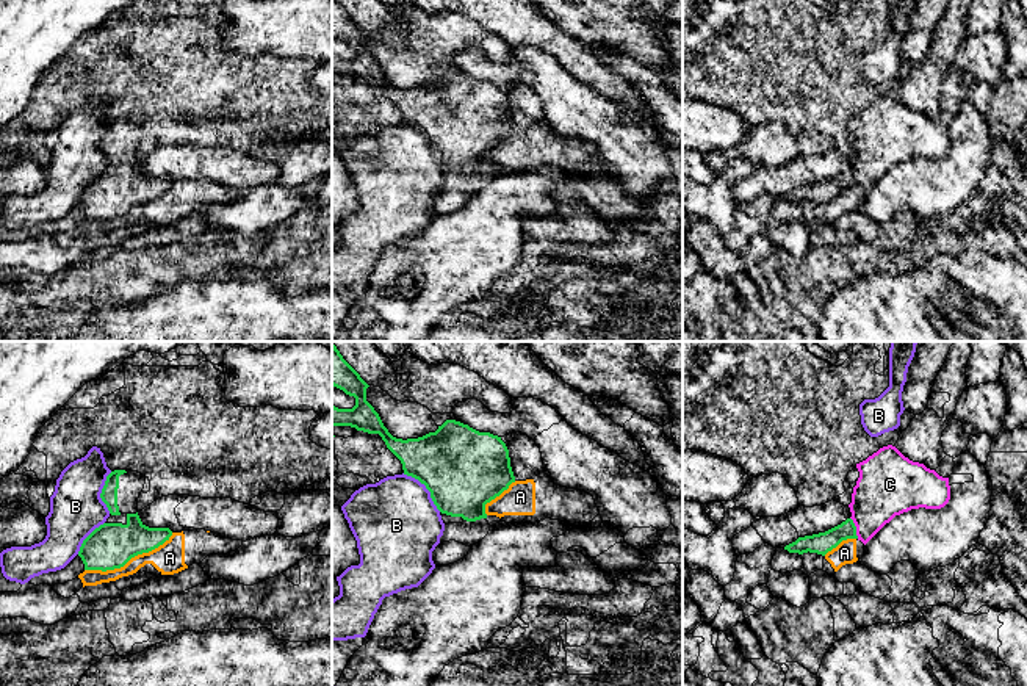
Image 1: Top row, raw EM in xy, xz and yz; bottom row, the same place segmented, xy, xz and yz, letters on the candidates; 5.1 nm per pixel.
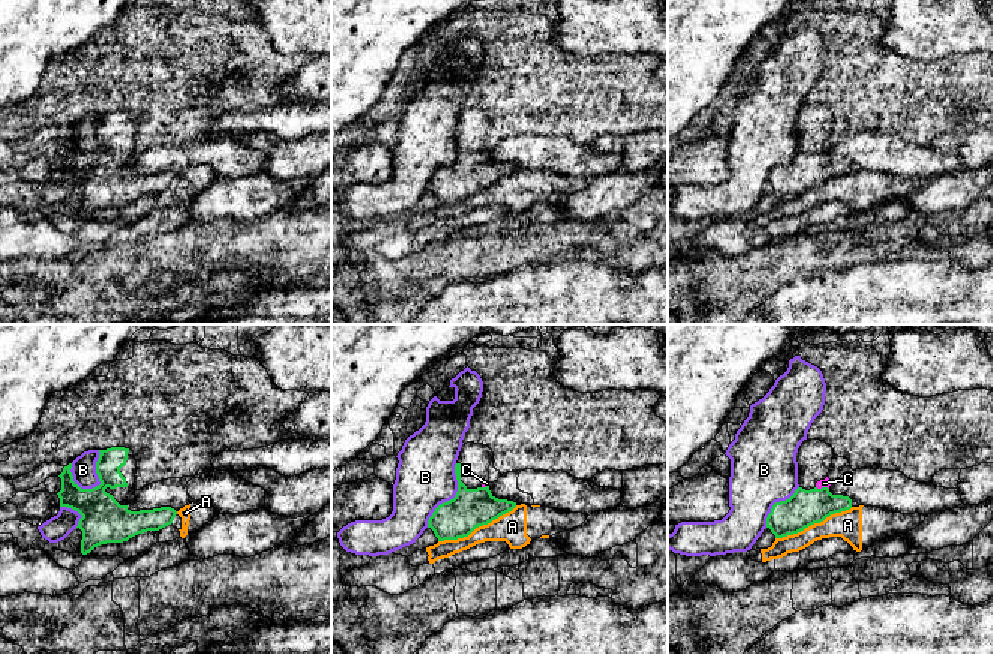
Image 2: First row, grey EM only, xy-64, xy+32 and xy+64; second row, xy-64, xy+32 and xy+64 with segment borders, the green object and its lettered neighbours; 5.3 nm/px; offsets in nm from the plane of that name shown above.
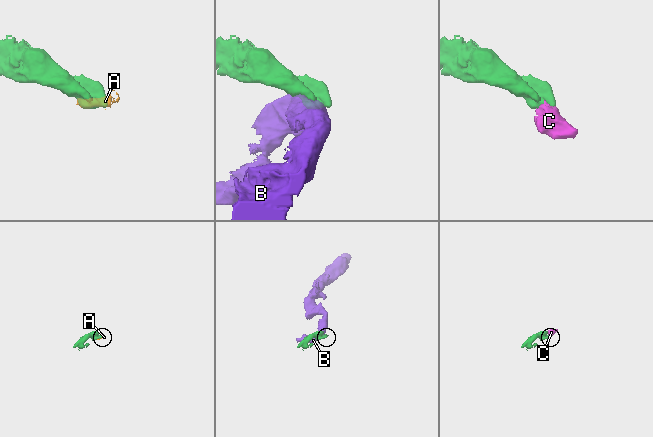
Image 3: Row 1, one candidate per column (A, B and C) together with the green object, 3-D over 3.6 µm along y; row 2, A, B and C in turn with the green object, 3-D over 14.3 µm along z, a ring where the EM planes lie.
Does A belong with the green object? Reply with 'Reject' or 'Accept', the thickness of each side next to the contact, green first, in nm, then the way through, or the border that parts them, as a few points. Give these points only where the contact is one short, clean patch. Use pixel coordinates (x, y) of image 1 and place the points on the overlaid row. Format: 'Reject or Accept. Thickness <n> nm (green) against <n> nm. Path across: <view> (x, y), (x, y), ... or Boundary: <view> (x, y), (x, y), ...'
Reject. Thickness 240 nm (green) against 160 nm. Boundary: xy (172, 533), (157, 547), (132, 556), (119, 567), (85, 570)

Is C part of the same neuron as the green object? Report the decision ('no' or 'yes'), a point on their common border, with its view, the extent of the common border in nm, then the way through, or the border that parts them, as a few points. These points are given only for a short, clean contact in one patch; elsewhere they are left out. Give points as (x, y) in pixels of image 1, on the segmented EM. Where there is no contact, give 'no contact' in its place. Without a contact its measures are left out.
yes; contact yz (855, 528); length 120 nm; way yz (822, 542), (855, 528), (869, 514), (883, 489)

